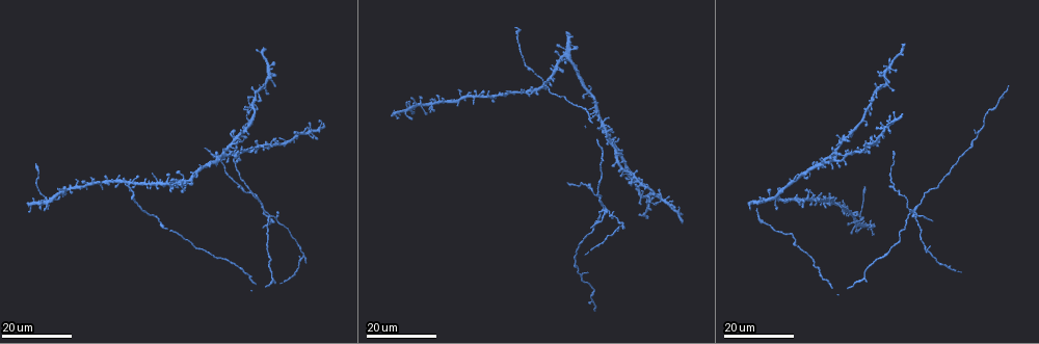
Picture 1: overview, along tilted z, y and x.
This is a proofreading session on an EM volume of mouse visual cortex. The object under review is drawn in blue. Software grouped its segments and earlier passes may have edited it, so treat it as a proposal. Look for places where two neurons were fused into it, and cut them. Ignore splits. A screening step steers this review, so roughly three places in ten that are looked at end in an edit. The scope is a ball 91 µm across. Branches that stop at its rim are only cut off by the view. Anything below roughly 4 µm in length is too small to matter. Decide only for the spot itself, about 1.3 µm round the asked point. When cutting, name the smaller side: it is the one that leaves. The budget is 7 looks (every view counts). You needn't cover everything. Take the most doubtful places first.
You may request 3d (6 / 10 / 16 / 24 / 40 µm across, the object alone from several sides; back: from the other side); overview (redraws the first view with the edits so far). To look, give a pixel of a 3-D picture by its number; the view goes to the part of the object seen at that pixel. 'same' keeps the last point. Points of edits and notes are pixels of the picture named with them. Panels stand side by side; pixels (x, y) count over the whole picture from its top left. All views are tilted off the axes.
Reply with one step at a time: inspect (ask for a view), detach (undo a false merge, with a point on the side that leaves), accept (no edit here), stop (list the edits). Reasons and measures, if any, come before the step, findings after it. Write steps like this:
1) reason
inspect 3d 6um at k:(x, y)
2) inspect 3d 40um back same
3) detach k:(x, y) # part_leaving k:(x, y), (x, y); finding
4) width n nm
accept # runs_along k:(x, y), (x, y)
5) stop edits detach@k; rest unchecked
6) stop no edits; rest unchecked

four or more arms meet
inspect 3d 16um at 1:(269, 214)

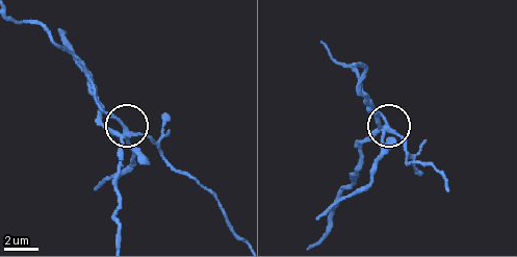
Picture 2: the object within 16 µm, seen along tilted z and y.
inspect 3d 10um at 2:(380, 133)

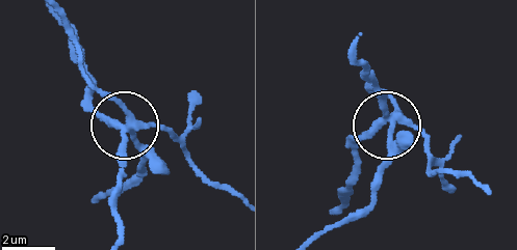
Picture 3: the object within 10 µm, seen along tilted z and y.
width 280 nm
detach 3:(154, 147) # part_leaving 3:(129, 130), (171, 136), (234, 193); two neurons meet here

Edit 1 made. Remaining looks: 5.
arms part here
inspect 3d 16um at 1:(845, 158)

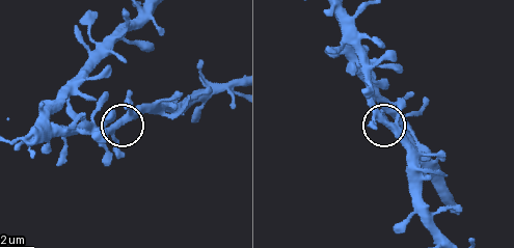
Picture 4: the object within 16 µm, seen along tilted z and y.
inspect 3d 6um at 4:(376, 117)

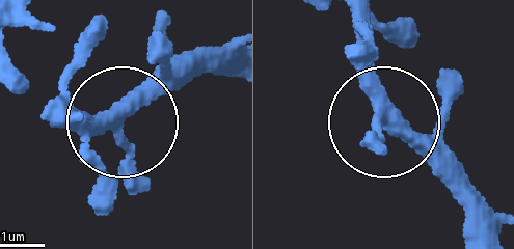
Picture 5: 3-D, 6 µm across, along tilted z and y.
side_arm 35 um; arms 3
accept # one neuron here

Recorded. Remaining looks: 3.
stop edits detach@3; rest unchecked

